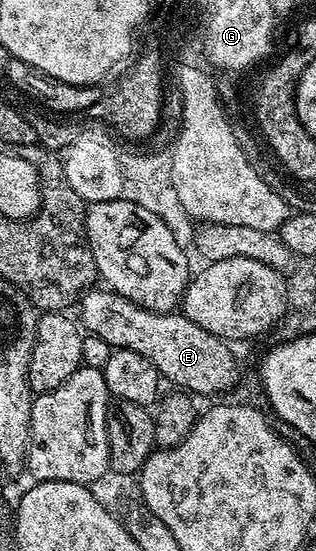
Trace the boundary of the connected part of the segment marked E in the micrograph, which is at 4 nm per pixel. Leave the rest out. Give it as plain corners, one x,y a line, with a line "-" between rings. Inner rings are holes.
105,286
86,291
79,301
79,324
90,336
103,338
113,349
135,350
151,361
166,381
190,394
213,396
225,392
237,380
237,360
221,337
195,326
183,314
148,312
-
198,392
198,394
196,393

